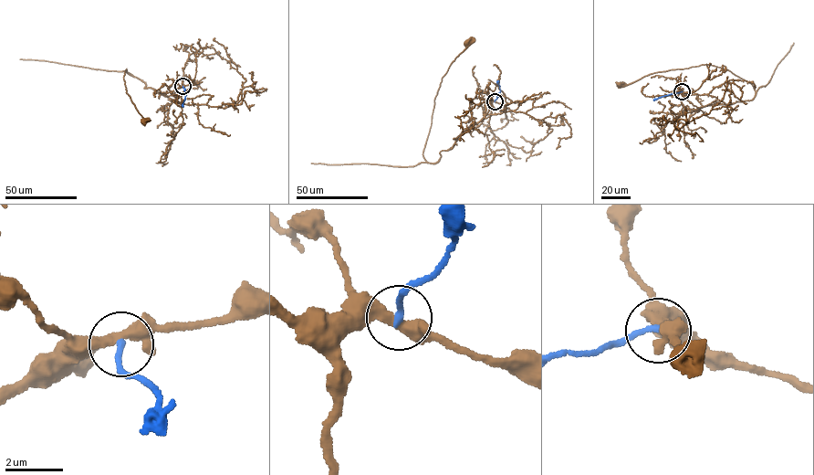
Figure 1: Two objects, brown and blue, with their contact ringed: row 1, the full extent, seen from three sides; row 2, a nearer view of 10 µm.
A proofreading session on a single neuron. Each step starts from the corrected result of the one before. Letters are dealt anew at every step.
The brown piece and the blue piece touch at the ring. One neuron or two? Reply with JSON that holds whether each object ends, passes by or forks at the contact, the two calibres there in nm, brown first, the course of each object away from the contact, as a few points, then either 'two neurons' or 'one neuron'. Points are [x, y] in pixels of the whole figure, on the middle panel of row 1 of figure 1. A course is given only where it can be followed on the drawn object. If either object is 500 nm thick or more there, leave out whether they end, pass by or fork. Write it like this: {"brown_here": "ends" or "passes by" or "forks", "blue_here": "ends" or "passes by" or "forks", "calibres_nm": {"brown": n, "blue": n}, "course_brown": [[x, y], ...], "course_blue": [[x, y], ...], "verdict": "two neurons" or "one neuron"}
{"brown_here": "forks", "blue_here": "ends", "calibres_nm": {"brown": 320, "blue": 220}, "course_brown": [[495, 100], [484, 99], [482, 119], [436, 162], [426, 162], [434, 98], [466, 43]], "course_blue": [[495, 101], [500, 89], [498, 81]], "verdict": "two neurons"}

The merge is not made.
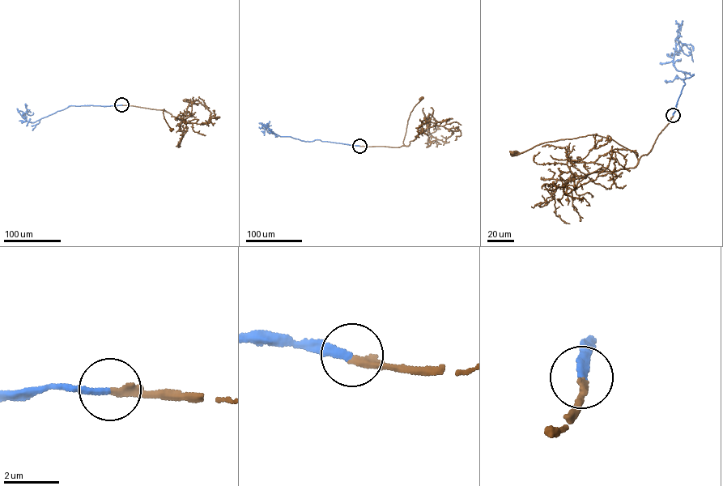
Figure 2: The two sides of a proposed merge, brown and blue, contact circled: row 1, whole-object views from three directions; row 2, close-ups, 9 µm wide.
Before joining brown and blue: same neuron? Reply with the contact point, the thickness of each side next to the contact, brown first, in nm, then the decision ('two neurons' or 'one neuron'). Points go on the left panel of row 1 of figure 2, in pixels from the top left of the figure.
at (121, 104); 280 nm thick on the brown side, 240 nm on the other; one neuron

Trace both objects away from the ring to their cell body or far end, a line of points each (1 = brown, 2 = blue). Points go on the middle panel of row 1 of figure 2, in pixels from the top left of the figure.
1: (359, 146), (405, 145), (403, 142), (407, 120), (420, 99)
2: (359, 146), (317, 139), (305, 141), (280, 136), (262, 125), (267, 125), (272, 133)

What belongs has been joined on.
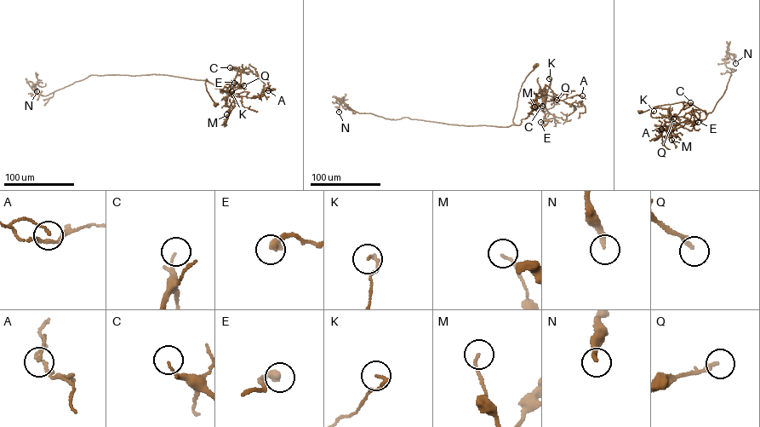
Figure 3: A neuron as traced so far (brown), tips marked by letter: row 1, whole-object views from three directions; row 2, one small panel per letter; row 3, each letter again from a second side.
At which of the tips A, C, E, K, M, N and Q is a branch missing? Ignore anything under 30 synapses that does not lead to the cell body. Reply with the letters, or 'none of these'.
Q

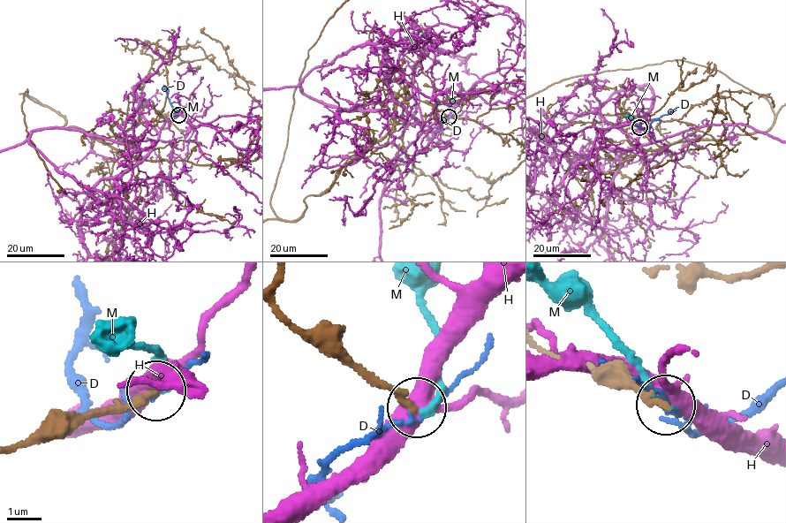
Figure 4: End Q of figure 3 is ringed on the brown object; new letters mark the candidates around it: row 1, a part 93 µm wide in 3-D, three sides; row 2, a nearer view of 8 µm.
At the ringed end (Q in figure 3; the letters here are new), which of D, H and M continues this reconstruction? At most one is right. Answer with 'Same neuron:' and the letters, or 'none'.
Same neuron: M

